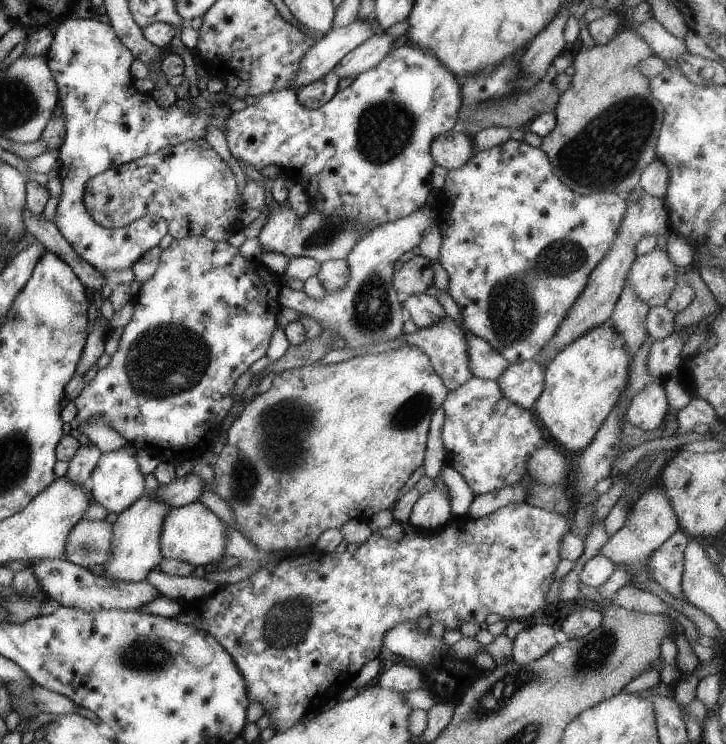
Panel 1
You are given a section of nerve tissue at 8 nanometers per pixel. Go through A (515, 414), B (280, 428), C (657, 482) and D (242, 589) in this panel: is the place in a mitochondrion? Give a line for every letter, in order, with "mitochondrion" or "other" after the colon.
A: other
B: mitochondrion
C: other
D: other

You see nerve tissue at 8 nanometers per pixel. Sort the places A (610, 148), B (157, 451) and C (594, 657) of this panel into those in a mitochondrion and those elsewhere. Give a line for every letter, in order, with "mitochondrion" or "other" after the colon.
A: mitochondrion
B: other
C: mitochondrion

